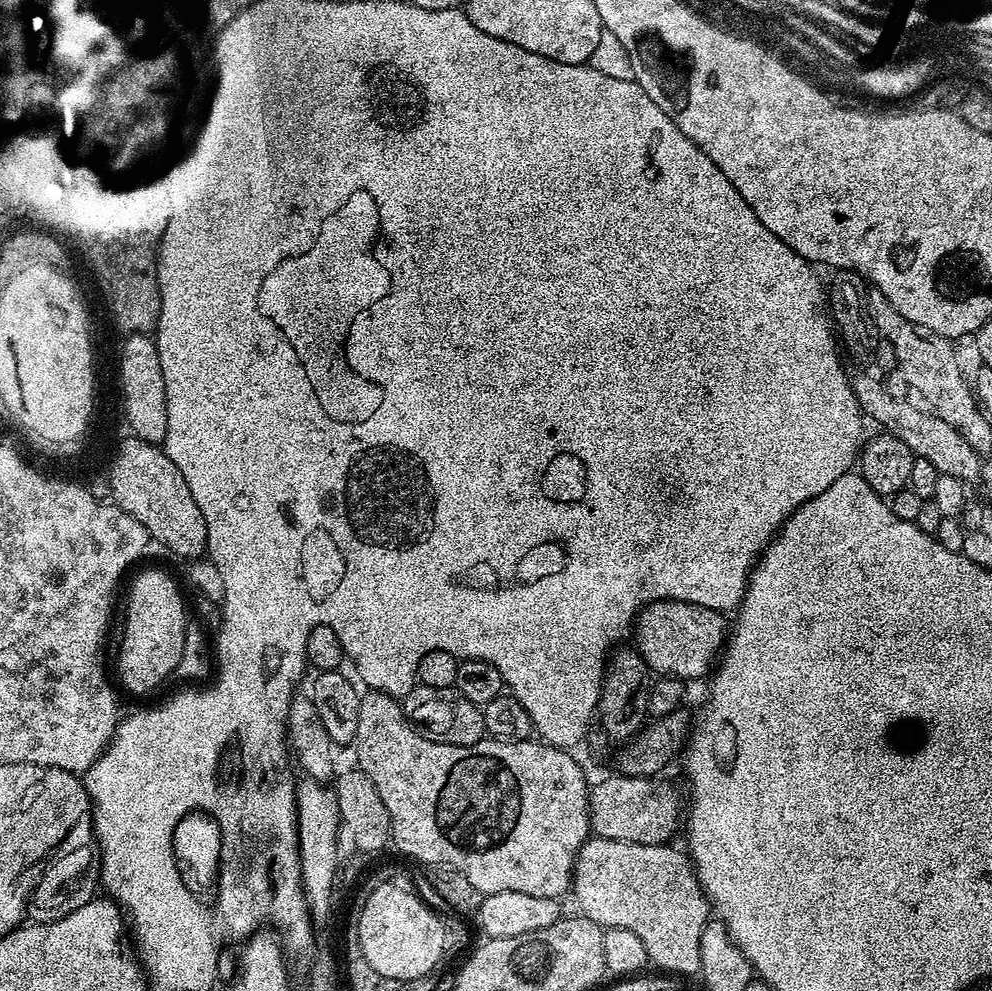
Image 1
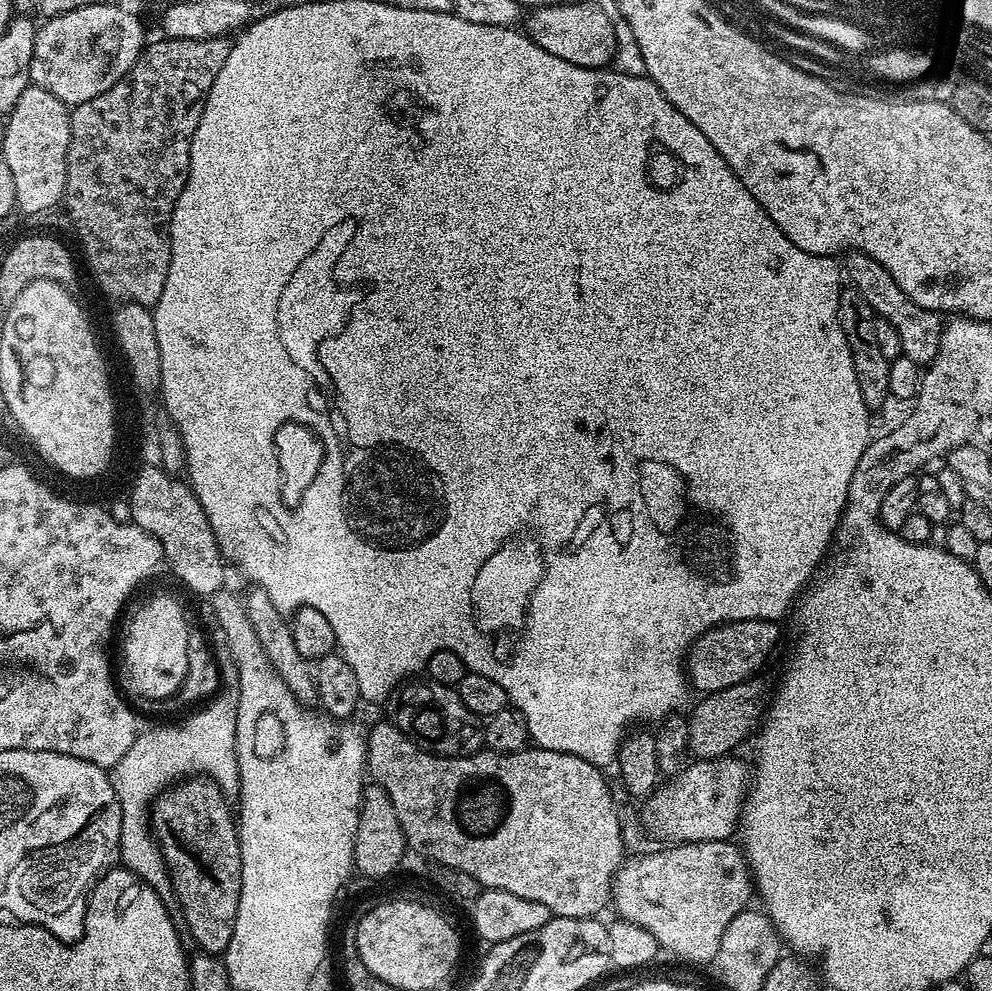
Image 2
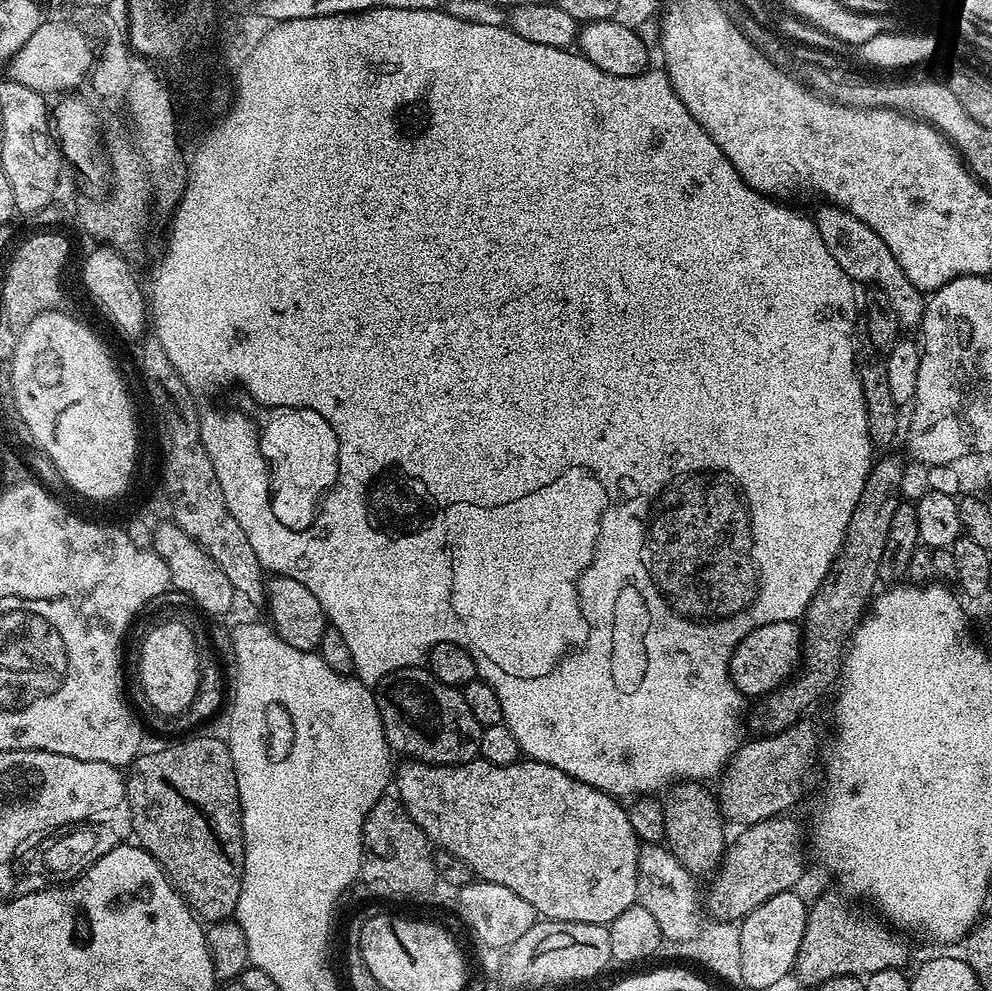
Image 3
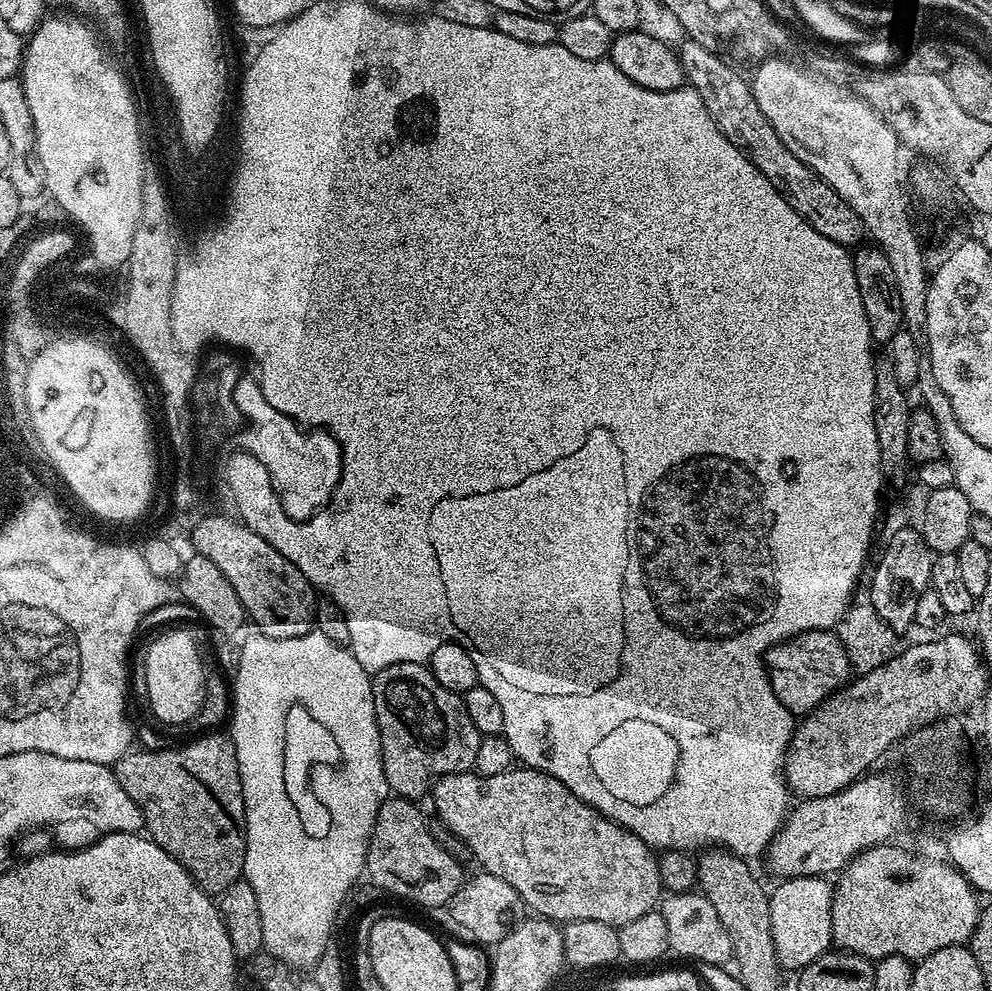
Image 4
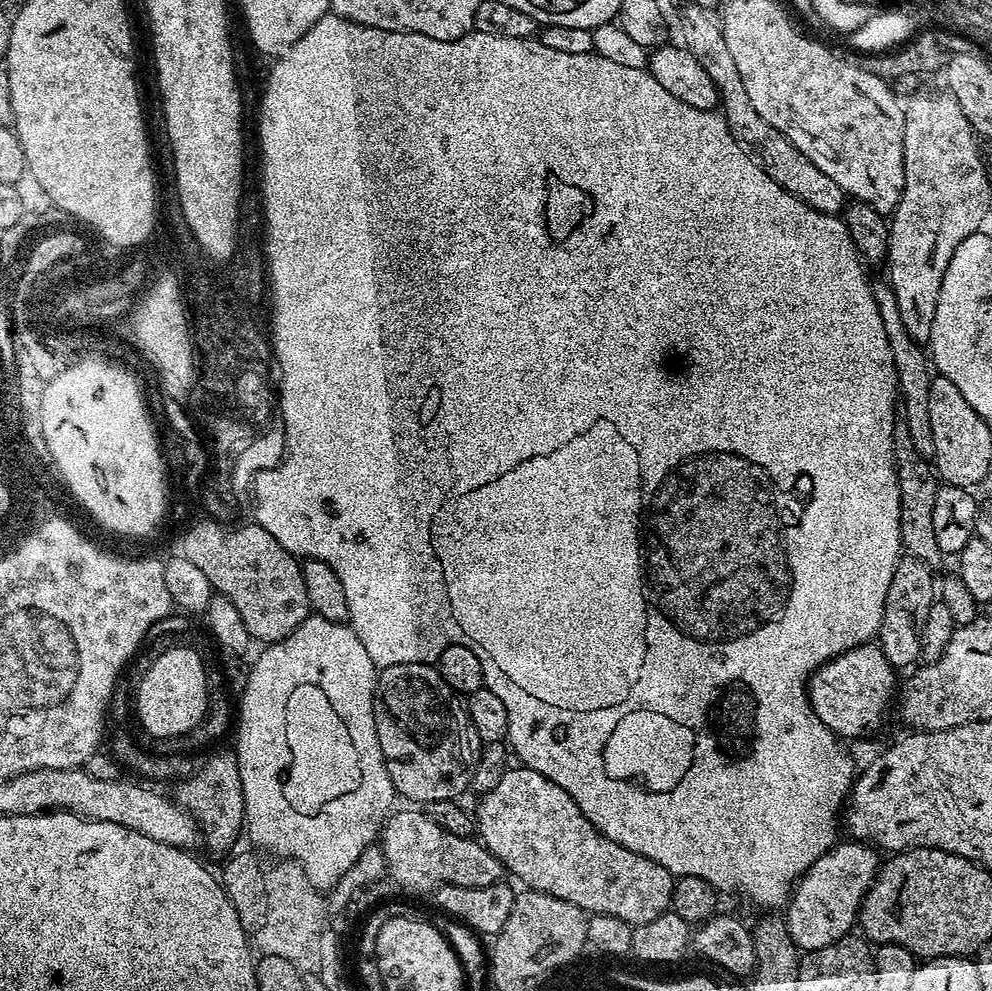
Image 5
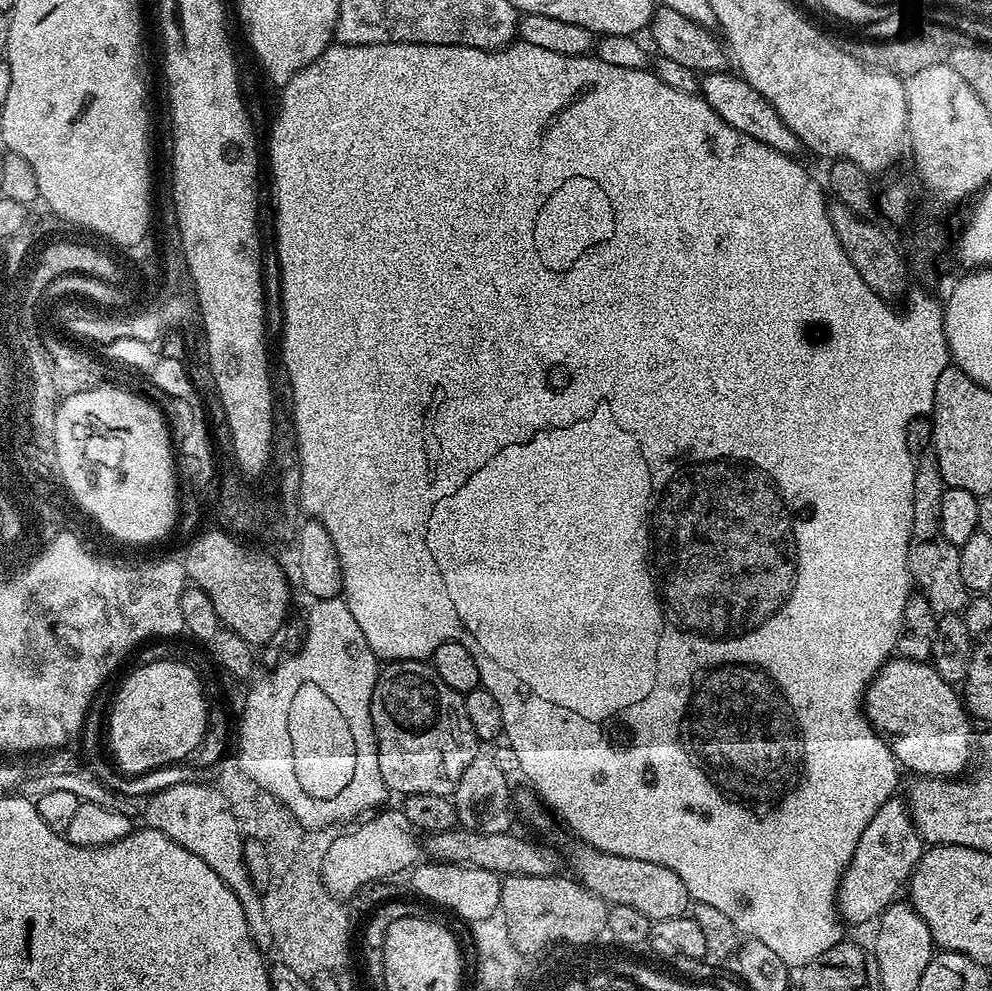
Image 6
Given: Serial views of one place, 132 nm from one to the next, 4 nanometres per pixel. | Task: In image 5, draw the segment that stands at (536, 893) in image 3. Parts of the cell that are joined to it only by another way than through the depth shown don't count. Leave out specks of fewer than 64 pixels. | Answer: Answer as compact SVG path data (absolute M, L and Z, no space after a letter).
M523 766L515 767L516 768L509 767L507 771L505 771L504 777L498 782L498 786L494 786L490 791L483 793L483 795L479 797L480 805L474 808L474 824L478 829L479 839L482 841L484 847L490 850L490 854L494 854L494 858L498 858L503 862L505 869L507 869L511 875L513 872L513 874L524 883L523 887L525 889L533 892L541 892L542 894L550 894L554 898L562 898L566 902L570 902L574 906L581 908L585 914L622 918L622 922L633 926L650 922L671 909L674 877L672 877L665 868L658 866L658 862L650 862L650 858L642 858L638 854L626 850L626 846L618 846L618 842L610 842L610 838L603 836L603 834L588 821L586 814L582 814L582 810L578 810L574 798L570 798L570 794L566 794L566 790L562 790L562 786L550 782L550 778L546 778L534 770Z

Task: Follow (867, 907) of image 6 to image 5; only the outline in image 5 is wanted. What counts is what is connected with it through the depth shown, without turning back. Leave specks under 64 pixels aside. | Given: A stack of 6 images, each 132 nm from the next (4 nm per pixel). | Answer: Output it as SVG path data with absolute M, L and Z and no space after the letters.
M843 842L833 844L832 849L822 854L822 858L814 862L811 870L805 872L792 889L791 897L786 905L788 933L792 941L796 943L797 949L805 953L818 950L822 946L830 946L853 931L860 914L860 903L864 901L865 894L876 881L876 873L880 871L882 860L881 857L876 857L877 849L873 845L867 842L848 843L852 844L843 844Z

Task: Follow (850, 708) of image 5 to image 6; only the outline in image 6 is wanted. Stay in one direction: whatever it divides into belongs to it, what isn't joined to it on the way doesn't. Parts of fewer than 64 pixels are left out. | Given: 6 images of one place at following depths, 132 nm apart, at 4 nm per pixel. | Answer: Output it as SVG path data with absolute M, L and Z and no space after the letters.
M890 658L869 684L862 701L862 711L873 728L890 741L892 753L896 755L896 763L901 769L908 771L909 768L910 771L916 772L912 774L920 778L956 778L969 771L968 763L972 760L973 717L961 693L944 680L942 674L938 674L938 670L933 668L931 663Z

